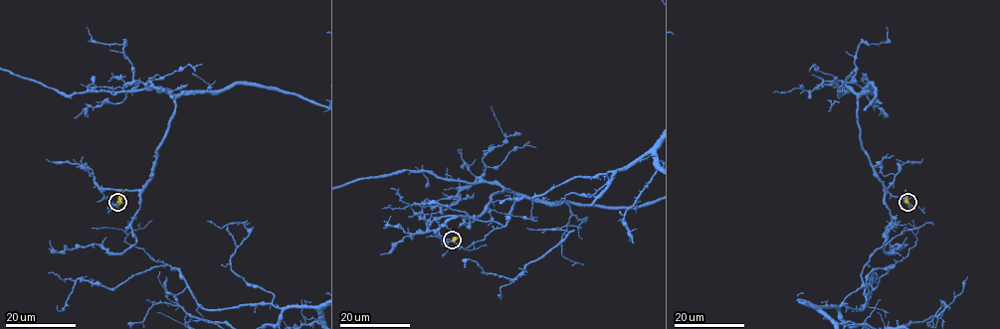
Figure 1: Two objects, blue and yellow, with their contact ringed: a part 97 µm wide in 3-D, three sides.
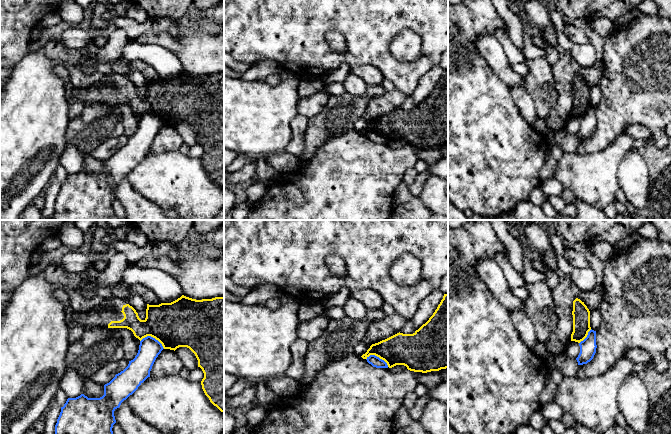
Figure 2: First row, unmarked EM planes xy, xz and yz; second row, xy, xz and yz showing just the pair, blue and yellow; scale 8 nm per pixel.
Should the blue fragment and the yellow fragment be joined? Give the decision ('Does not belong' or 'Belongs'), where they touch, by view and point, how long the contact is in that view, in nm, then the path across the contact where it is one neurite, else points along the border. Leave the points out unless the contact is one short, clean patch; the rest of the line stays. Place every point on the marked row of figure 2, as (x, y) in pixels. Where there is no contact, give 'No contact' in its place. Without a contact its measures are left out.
Does not belong. Touches blue at xy (152, 337). Shared border 220 nm. Boundary: xy (140, 340), (147, 336), (152, 336), (164, 348)

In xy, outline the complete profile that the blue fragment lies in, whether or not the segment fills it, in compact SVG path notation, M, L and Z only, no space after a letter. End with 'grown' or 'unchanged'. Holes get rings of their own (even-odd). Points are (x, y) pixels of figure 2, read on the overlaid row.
M143 338L135 358L104 385L102 397L88 398L81 394L67 399L61 407L55 434L113 434L114 411L150 377L152 366L163 349L155 338Z; unchanged

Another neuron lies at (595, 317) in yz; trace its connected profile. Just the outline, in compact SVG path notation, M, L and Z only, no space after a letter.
M599 309L590 311L590 327L592 330L597 331L602 323L602 316Z

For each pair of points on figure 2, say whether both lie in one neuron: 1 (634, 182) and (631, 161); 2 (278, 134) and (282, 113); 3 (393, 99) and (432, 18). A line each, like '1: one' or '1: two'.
1: one
2: one
3: two

